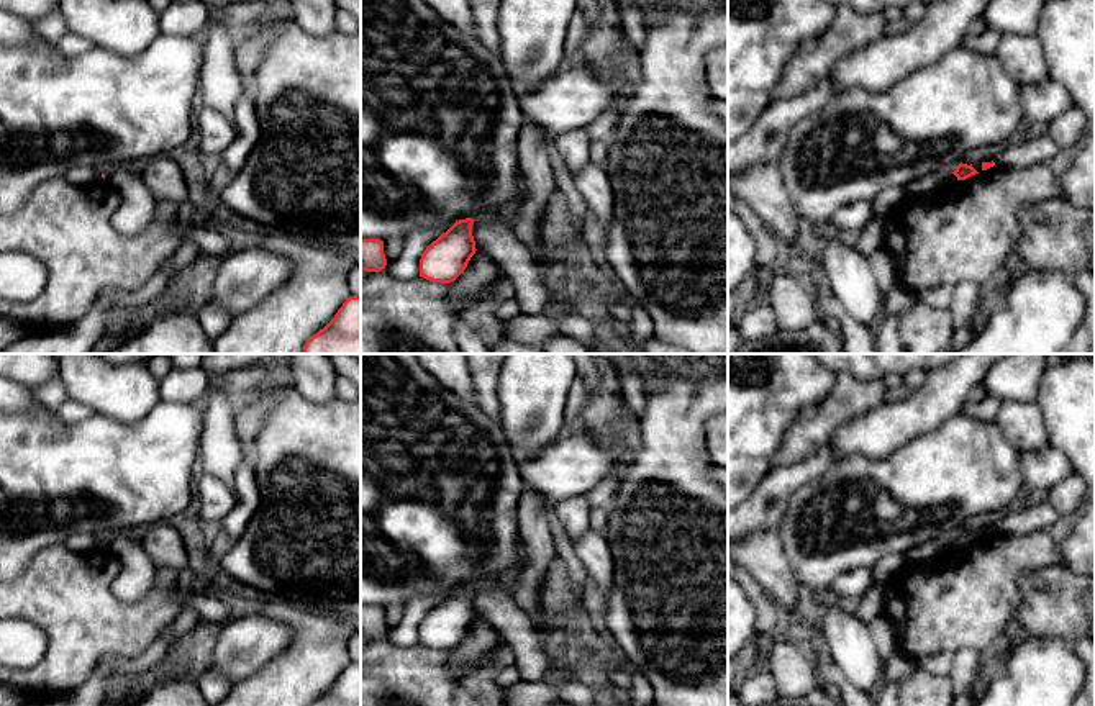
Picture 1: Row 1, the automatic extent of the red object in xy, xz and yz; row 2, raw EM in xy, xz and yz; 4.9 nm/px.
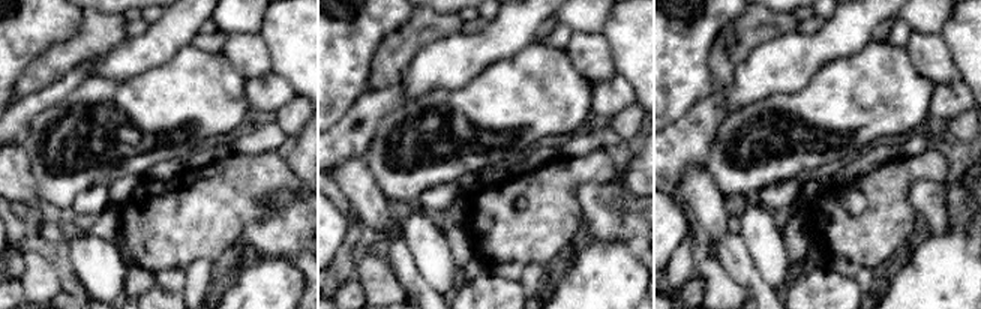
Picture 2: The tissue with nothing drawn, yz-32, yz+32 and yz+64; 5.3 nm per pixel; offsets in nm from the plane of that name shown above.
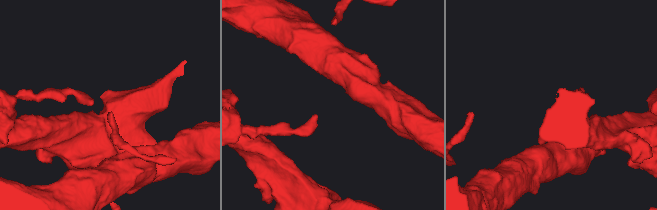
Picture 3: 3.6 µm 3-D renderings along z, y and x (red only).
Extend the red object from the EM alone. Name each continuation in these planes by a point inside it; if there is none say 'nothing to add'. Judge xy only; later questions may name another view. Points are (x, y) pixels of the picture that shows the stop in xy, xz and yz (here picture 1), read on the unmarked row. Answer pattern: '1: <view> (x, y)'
nothing to add

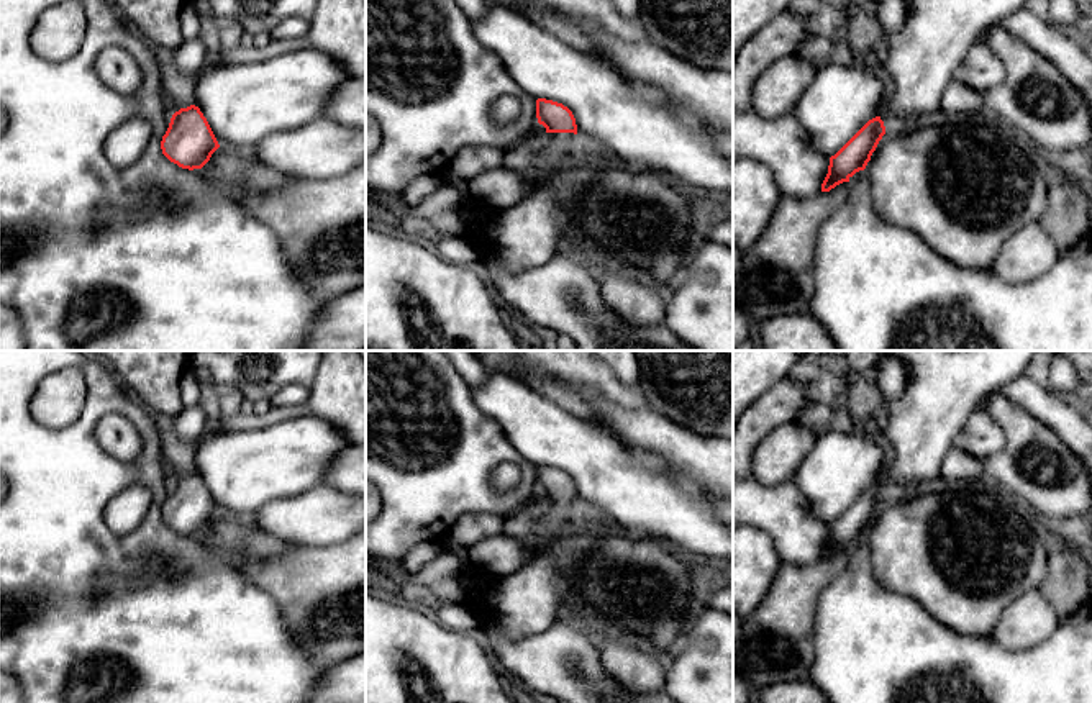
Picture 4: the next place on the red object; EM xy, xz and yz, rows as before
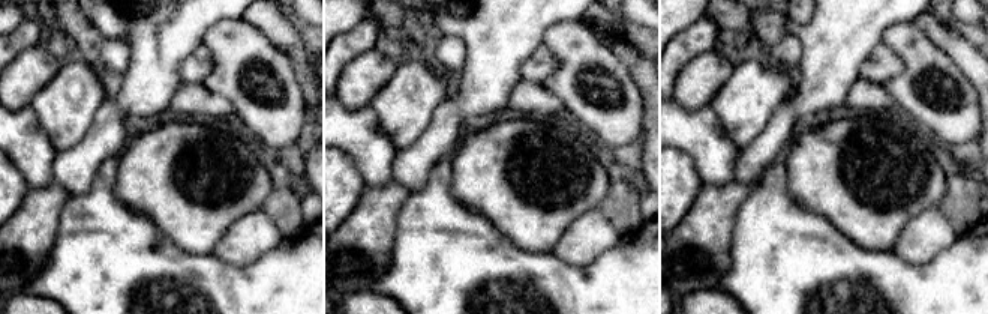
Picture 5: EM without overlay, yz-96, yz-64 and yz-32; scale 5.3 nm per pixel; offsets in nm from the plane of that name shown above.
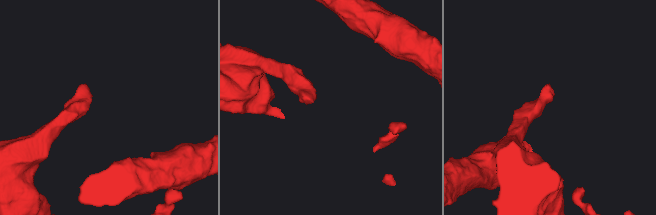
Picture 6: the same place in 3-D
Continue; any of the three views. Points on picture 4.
1: xz (502, 554)

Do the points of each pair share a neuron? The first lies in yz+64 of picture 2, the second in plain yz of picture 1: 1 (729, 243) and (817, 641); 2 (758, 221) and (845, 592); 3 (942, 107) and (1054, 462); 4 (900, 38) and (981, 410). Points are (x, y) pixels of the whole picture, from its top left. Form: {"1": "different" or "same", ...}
{"1": "same", "2": "different", "3": "same", "4": "same"}

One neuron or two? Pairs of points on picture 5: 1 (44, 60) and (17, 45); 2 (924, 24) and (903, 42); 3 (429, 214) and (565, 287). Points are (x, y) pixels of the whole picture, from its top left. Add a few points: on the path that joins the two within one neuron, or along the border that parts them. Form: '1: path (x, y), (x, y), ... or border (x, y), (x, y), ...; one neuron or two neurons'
1: border (44, 41), (24, 48), (15, 57); two neurons
2: border (909, 21), (945, 51); two neurons
3: path (464, 248), (488, 272), (531, 272); one neuron

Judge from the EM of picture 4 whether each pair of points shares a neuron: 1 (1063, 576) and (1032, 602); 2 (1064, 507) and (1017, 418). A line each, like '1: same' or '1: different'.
1: different
2: same

